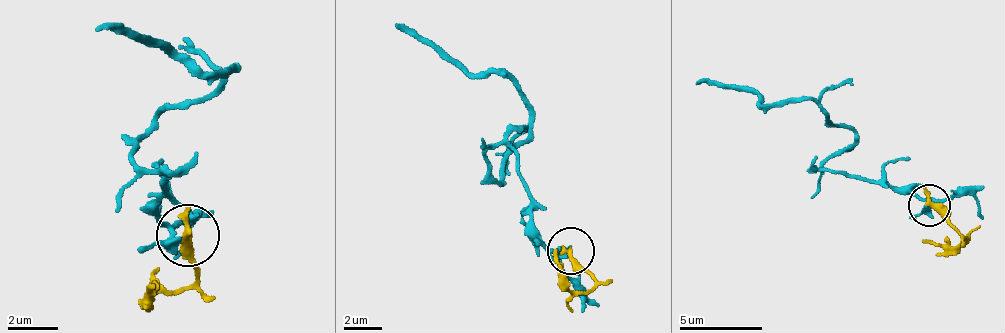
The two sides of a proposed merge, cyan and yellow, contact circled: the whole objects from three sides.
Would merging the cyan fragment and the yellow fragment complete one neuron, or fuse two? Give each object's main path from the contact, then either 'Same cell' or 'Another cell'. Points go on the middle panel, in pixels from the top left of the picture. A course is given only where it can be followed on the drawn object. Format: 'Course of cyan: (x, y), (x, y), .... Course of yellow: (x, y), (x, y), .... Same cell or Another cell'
Course of cyan: (569, 252), (531, 225), (508, 145), (488, 150), (495, 180), (530, 108), (510, 79), (394, 22). Course of yellow: (569, 252), (590, 275), (585, 293), (568, 287), (553, 250). Another cell

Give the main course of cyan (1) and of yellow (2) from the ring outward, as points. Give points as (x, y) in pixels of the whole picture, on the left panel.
1: (185, 237), (154, 203), (169, 179), (135, 166), (142, 137), (237, 64), (189, 74), (109, 26), (95, 31)
2: (185, 237), (195, 270), (175, 289), (153, 295), (149, 286)

